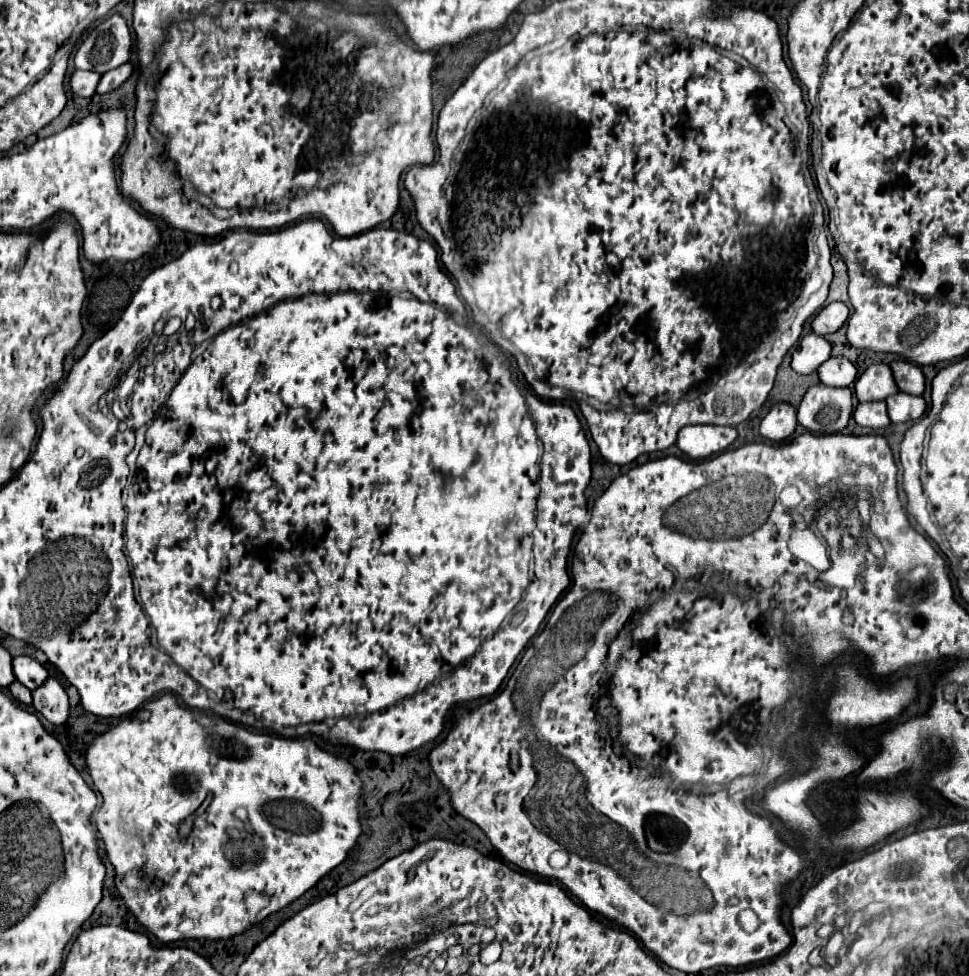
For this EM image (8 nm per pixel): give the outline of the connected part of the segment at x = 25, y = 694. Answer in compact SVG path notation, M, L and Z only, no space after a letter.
M13 681L11 685L9 685L9 691L11 691L11 695L17 699L17 701L21 701L21 703L31 703L31 691L27 689L27 687L23 687L19 681Z

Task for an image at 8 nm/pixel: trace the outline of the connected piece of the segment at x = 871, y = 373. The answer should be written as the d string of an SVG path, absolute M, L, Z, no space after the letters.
M885 363L869 365L855 381L855 395L859 401L883 401L897 391L899 387L895 385L891 369Z

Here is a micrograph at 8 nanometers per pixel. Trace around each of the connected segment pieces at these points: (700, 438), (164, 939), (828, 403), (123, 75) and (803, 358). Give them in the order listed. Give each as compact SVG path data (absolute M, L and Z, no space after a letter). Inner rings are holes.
M687 425L679 431L677 447L689 459L707 459L715 453L725 451L737 437L735 427L715 425Z
M165 693L161 697L157 697L155 701L147 701L143 707L139 707L133 715L121 719L113 729L97 735L91 745L87 747L87 769L93 781L93 789L101 793L103 797L103 805L97 807L91 815L91 823L95 825L97 831L97 839L103 841L105 845L105 855L107 861L115 867L117 873L117 881L121 881L121 877L129 871L139 871L139 877L147 881L147 887L143 885L143 889L137 891L127 891L127 887L121 885L121 897L127 905L127 909L133 913L135 921L145 927L149 933L153 933L161 943L169 943L169 941L177 941L177 939L211 939L211 941L219 941L219 939L231 939L239 933L243 933L245 929L251 927L249 919L247 919L247 907L243 903L243 895L247 891L259 891L259 893L269 893L271 895L271 903L269 907L265 907L259 915L257 921L265 919L267 915L281 911L283 907L287 907L289 903L293 903L295 899L299 899L305 891L309 891L319 879L323 879L331 869L335 869L337 865L341 865L349 851L355 847L359 835L361 835L361 823L359 823L359 801L363 795L363 781L357 775L357 769L353 767L353 763L341 755L329 753L321 747L315 745L313 739L285 739L285 737L271 737L271 735L261 735L261 733L251 733L249 729L235 725L219 715L207 713L207 711L199 711L199 709L189 709L189 707L181 707L175 699L175 695ZM177 775L193 775L199 781L199 787L191 793L181 793L179 789L173 787L173 781ZM207 791L215 791L211 805L207 807L207 811L195 819L191 833L181 839L179 835L179 823L183 823L185 817L189 817L201 803L203 803L203 795L207 795Z
M823 383L813 385L801 399L797 409L797 421L813 433L837 433L841 431L853 413L851 391L845 387L827 387Z
M125 63L125 65L117 67L117 69L111 69L111 71L103 73L101 79L99 79L97 93L109 93L109 91L117 89L119 85L123 85L127 81L127 77L131 75L131 71L133 71L133 65L131 63Z
M809 333L801 339L799 349L793 353L793 361L791 367L793 371L801 373L801 375L809 375L813 371L817 371L817 367L831 357L831 343L815 333Z

